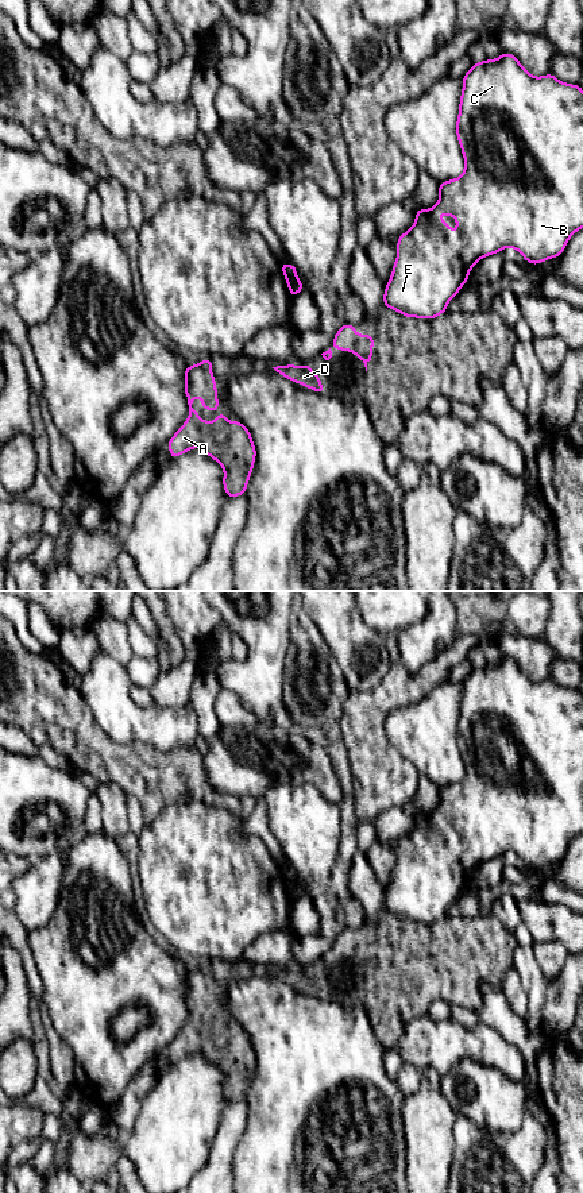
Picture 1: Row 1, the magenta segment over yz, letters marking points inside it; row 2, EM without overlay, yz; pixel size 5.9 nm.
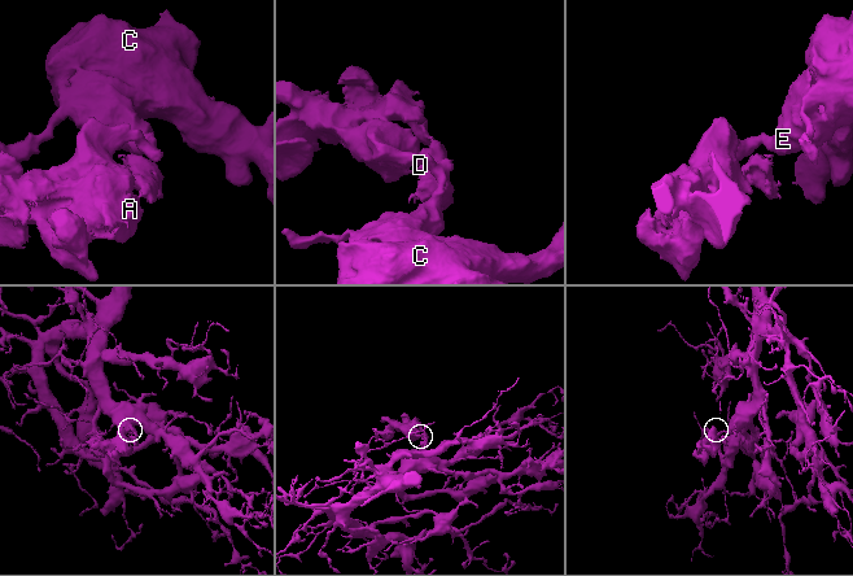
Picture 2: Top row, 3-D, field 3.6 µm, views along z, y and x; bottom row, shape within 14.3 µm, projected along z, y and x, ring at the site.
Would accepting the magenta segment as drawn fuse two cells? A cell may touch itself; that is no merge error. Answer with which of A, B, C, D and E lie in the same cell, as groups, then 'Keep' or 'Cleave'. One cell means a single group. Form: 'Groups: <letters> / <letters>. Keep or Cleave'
Groups: A D / B C E. Cleave

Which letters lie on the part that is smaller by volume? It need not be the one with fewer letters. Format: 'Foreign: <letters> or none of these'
Foreign: A, D

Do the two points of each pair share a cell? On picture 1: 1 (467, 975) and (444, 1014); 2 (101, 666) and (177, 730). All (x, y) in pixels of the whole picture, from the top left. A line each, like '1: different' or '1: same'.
1: different
2: same

